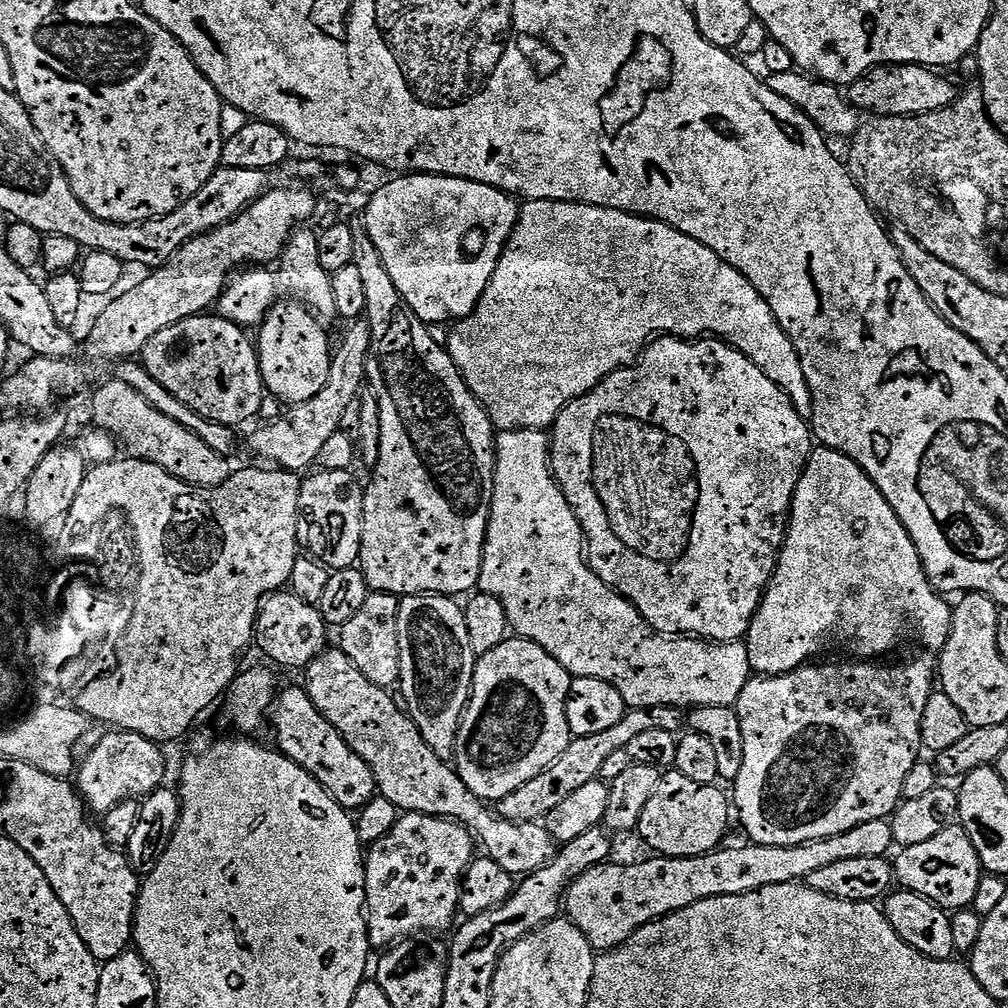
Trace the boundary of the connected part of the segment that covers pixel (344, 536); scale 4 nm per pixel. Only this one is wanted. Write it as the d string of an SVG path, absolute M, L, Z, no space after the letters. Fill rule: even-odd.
M316 470L300 485L300 517L296 523L296 543L312 559L332 572L357 567L362 542L364 488L351 471Z

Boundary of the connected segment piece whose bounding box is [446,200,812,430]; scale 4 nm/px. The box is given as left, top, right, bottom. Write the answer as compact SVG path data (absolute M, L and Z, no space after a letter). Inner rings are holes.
M529 200L520 204L520 217L514 226L514 230L508 239L508 245L504 248L502 258L494 270L494 278L490 278L490 286L482 294L478 306L469 314L465 320L451 325L452 333L446 339L446 347L454 366L462 374L466 386L474 394L474 398L480 403L493 425L497 429L507 430L510 428L538 428L541 430L551 429L552 423L556 421L556 415L566 407L571 400L579 396L585 396L591 388L598 386L612 372L618 368L627 368L636 363L641 352L653 338L661 334L666 336L679 336L681 338L719 338L726 344L737 348L742 355L750 358L770 382L774 382L788 397L798 410L798 414L808 418L812 415L812 399L810 398L810 386L806 382L806 374L802 374L802 362L790 342L790 338L778 326L778 318L770 310L770 306L750 286L750 282L734 266L730 266L714 250L710 250L702 242L690 238L679 232L674 225L664 224L661 220L653 220L647 216L634 216L631 212L603 208L593 204L571 204L565 200Z

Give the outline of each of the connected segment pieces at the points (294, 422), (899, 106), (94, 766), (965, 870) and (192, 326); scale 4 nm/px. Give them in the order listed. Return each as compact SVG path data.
M361 318L347 325L348 333L340 340L332 354L330 378L326 378L326 386L301 404L291 405L276 420L261 423L260 429L252 436L252 448L261 456L261 461L281 469L303 473L303 468L311 469L316 464L322 446L335 432L341 431L346 406L357 403L366 377L370 371L368 355L372 352L372 326L367 319Z
M923 64L871 68L847 85L846 95L849 104L861 114L871 114L873 117L921 116L927 112L949 108L956 103L958 91L944 75L943 71L926 68Z
M108 730L108 733L89 750L88 757L81 764L79 761L74 783L85 805L93 813L106 813L124 800L135 800L150 795L165 783L164 752L165 749L161 745L146 739L142 734Z
M949 826L946 830L942 830L942 834L934 834L934 838L926 842L918 842L918 846L900 848L898 854L900 857L895 857L894 860L894 880L901 889L922 894L927 900L932 900L945 910L967 909L974 902L974 894L978 890L982 869L978 854L974 850L974 842L970 842L964 828Z
M201 314L185 320L174 322L174 326L166 326L166 330L158 330L154 338L146 342L142 353L144 369L150 373L166 390L180 402L186 402L190 410L207 420L229 426L241 426L247 420L256 420L260 415L262 398L266 394L264 379L260 373L260 358L257 345L247 331L232 320L219 314Z

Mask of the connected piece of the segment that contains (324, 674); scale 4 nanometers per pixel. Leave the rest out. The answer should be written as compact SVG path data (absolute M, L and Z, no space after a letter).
M325 650L308 665L306 669L308 684L306 691L310 699L314 702L316 709L324 715L342 734L342 738L370 766L370 770L376 779L376 787L379 795L390 798L394 806L400 809L401 813L420 812L423 816L443 816L454 818L456 823L464 825L472 833L475 843L482 847L483 855L489 856L506 874L513 878L523 878L536 872L542 865L547 864L554 855L554 841L550 833L547 832L543 823L531 820L530 822L510 822L502 818L495 811L492 812L487 803L477 800L472 795L472 791L462 782L462 778L449 761L443 760L422 738L418 726L408 717L407 711L399 703L392 701L392 696L388 692L383 692L381 685L377 681L366 678L354 662L345 652L339 650Z

